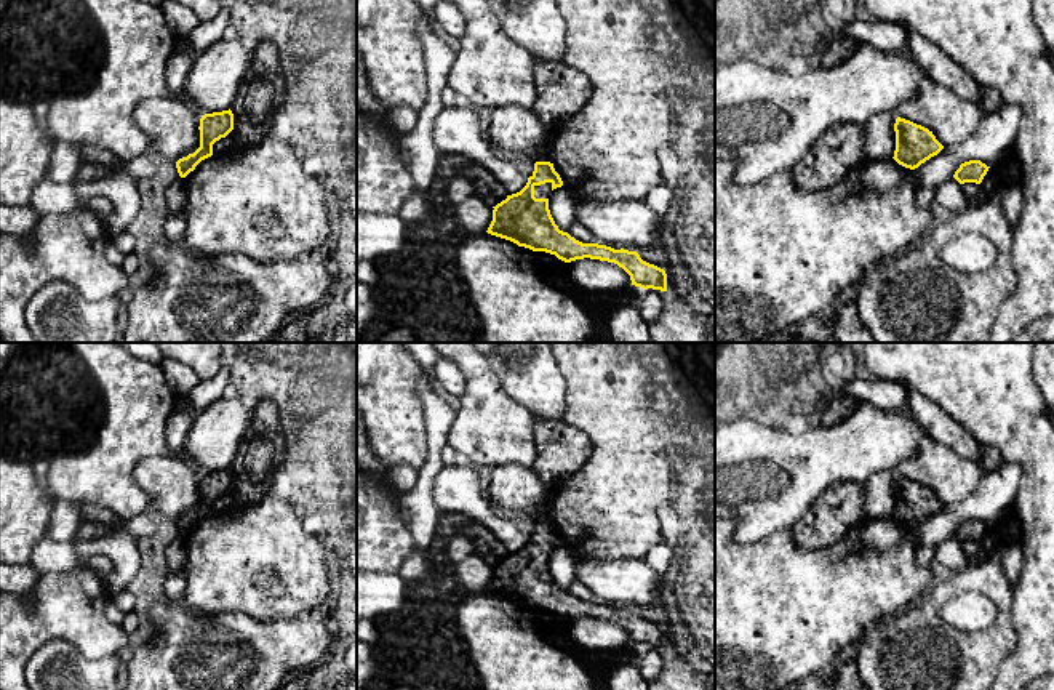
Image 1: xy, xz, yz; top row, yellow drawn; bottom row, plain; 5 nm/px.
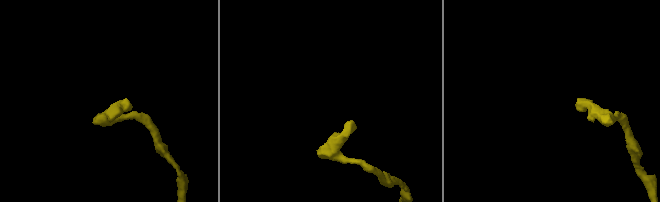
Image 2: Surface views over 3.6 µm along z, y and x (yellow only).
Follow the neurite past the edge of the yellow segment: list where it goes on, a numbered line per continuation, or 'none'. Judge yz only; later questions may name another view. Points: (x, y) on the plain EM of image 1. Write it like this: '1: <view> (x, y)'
none

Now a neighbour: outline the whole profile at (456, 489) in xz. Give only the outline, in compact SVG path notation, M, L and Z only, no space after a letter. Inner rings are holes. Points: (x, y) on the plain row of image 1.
M457 461L443 466L432 483L432 496L440 512L462 512L491 530L509 554L520 551L528 541L528 535L510 515L497 512L488 503L475 464Z

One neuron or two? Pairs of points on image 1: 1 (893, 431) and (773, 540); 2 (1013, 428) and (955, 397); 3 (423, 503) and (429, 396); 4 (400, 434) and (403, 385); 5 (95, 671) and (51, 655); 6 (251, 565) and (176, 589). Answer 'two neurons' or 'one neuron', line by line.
1: two neurons
2: one neuron
3: one neuron
4: one neuron
5: one neuron
6: two neurons

